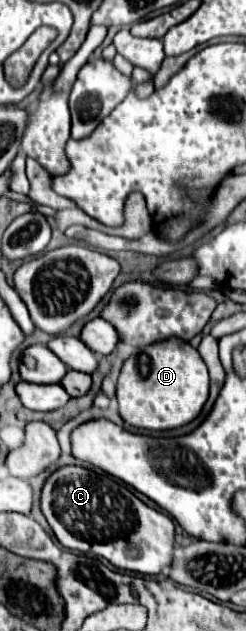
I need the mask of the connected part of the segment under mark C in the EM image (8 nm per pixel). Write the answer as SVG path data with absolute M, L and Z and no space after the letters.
M62 465L58 467L42 487L40 495L40 509L46 517L48 525L52 527L56 539L66 549L76 549L82 553L92 551L94 555L106 557L114 567L124 571L134 571L142 575L156 575L162 567L170 567L172 549L174 549L174 523L168 515L144 505L126 485L118 479L112 479L108 473L86 469L80 465Z

